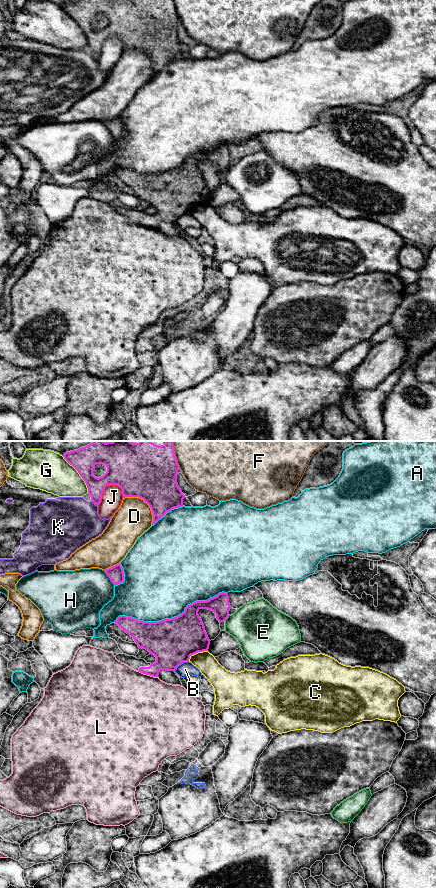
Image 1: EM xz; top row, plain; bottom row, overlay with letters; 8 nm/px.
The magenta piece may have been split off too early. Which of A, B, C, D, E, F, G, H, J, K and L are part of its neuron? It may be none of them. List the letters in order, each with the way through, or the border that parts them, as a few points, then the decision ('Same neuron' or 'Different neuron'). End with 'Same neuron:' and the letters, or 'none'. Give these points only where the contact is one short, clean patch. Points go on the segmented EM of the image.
A: Different neuron
B: Boundary: xz (188, 660), (181, 663), (174, 671). Different neuron
C: Different neuron
D: Different neuron
E: Boundary: xz (229, 615), (224, 620). Different neuron
F: Different neuron
G: Different neuron
H: Different neuron
J: Different neuron
K: Different neuron
L: Boundary: xz (138, 670), (157, 677). Different neuron
Same neuron: none

